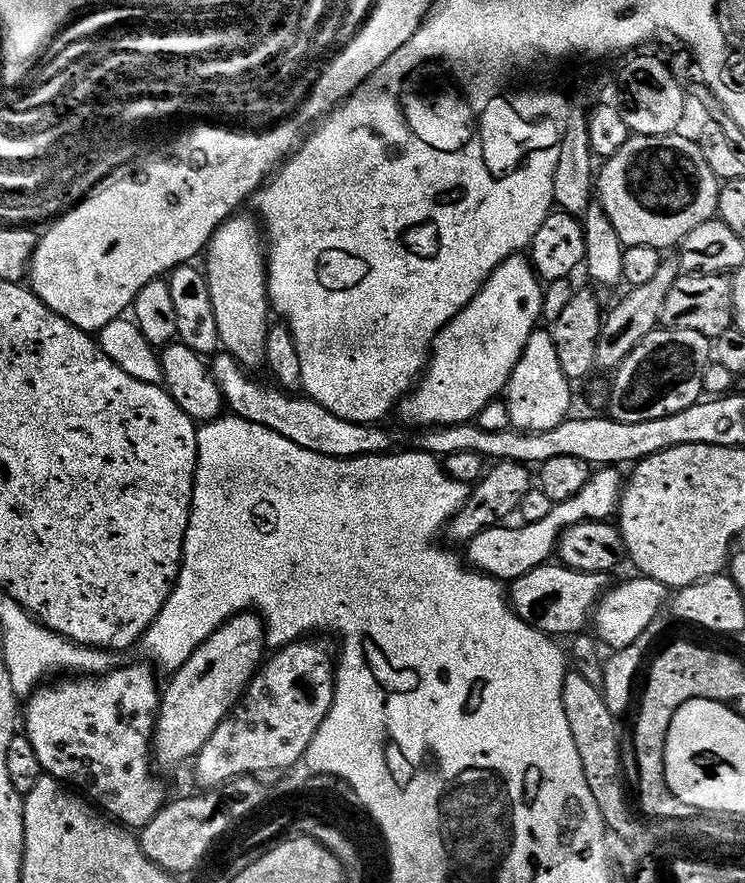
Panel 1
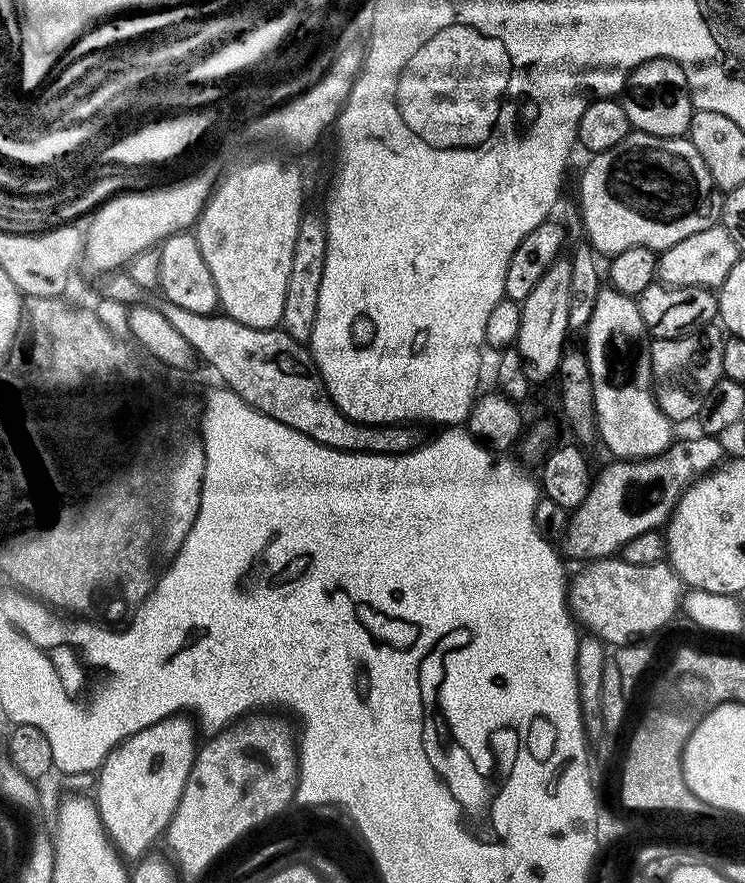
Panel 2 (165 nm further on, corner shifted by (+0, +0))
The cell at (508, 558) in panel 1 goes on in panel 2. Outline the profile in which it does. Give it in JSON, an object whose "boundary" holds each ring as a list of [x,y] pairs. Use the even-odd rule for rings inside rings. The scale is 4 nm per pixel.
{"boundary":[[[697,435],[697,440],[673,439],[672,445],[661,456],[651,456],[649,460],[617,460],[605,466],[604,470],[592,481],[592,488],[586,494],[586,502],[571,513],[568,529],[562,538],[562,552],[565,557],[573,556],[579,562],[591,562],[611,557],[619,553],[626,542],[646,534],[663,529],[667,525],[680,495],[696,480],[707,476],[713,468],[725,459],[721,441],[714,436]]]}

